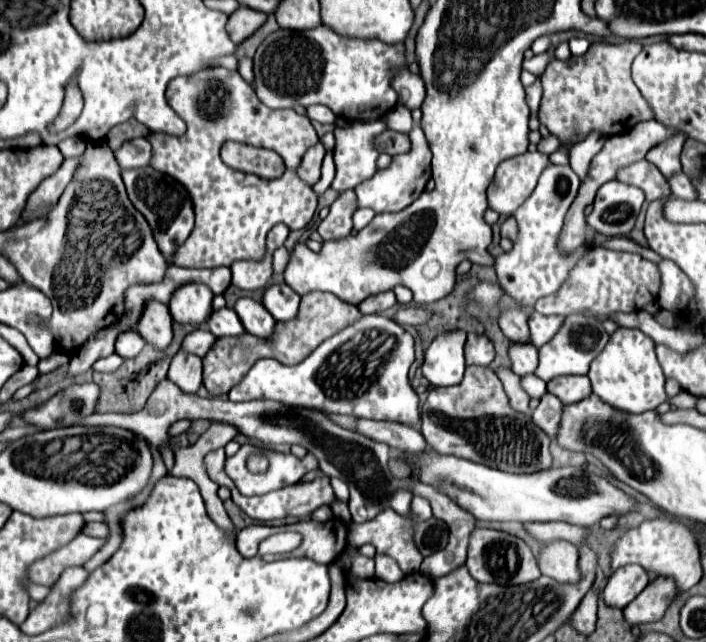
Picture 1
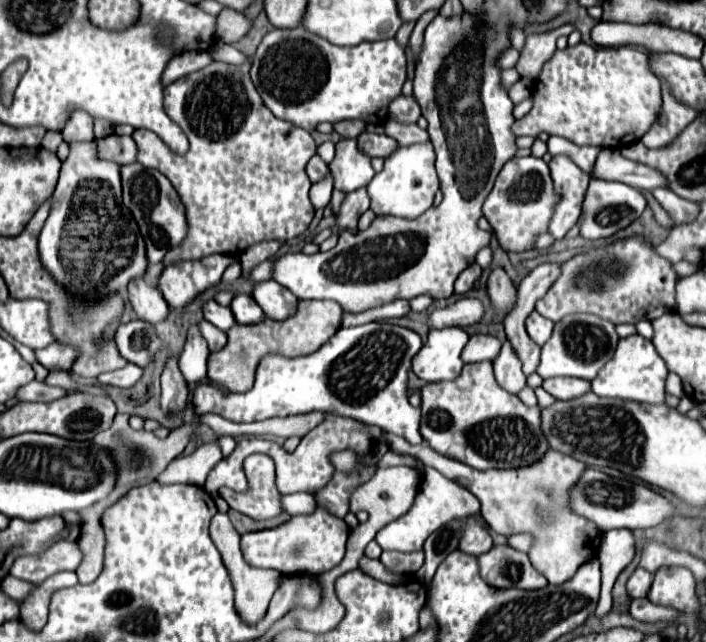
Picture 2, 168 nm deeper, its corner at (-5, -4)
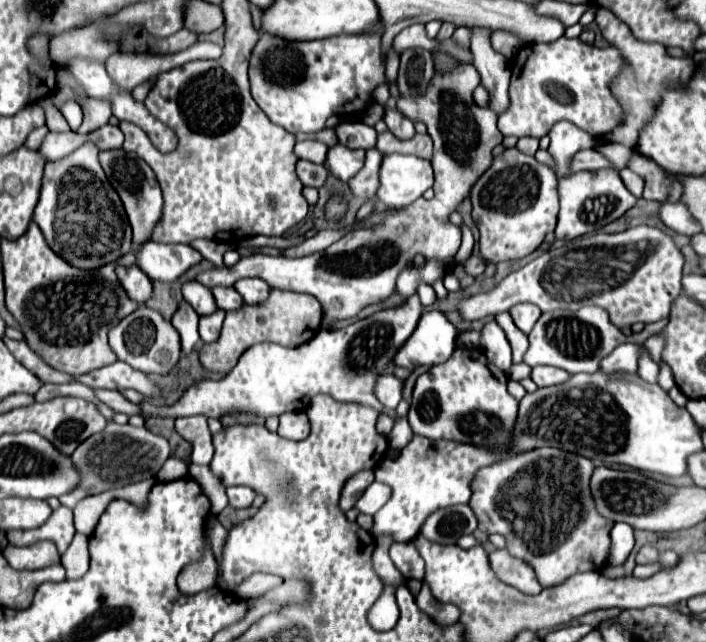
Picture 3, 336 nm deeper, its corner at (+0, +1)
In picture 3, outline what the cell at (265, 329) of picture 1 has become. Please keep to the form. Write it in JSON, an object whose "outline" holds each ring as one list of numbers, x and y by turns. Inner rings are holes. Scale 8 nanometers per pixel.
{"outline":[[212,288,212,296,216,300,216,306,222,310,236,310,244,304,242,296,234,288]]}

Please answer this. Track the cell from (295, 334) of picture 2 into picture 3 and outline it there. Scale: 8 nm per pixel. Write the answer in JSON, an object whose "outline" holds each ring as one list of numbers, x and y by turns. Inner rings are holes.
{"outline":[[272,288,270,298,264,300,264,304,244,304,244,308,236,312,226,312,220,338,212,344,202,346,200,362,208,370,226,374,236,366,242,352,258,342,276,342,288,348,296,348,308,342,318,332,320,320,322,320,322,306,314,296]]}

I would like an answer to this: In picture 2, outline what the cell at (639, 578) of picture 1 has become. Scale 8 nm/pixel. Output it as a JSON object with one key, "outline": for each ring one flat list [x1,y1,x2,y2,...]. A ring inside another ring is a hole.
{"outline":[[637,567,635,573,627,581,627,595,631,599,645,599,651,589,651,583,653,583,653,575,647,573,645,569]]}

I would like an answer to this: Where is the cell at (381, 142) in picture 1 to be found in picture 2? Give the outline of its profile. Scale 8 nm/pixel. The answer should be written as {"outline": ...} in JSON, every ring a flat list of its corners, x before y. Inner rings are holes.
{"outline":[[361,133,357,137,357,143,359,143,359,149,369,155,369,157,389,157,393,155,395,149,399,149,397,141,387,137,387,135,377,135,377,133]]}

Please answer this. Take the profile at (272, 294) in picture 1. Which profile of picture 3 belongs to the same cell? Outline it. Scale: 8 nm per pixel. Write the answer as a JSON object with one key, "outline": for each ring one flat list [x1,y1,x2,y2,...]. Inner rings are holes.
{"outline":[[244,278,234,284,234,290,244,298,246,304,260,304,268,298,270,286,260,278]]}

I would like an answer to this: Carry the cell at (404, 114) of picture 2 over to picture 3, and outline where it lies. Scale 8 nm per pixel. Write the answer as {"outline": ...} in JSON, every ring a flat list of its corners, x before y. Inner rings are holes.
{"outline":[[396,108,394,110,386,110,384,114,384,122,388,124,388,130,398,138,398,140,410,140,416,132,414,132,414,122,404,118]]}

